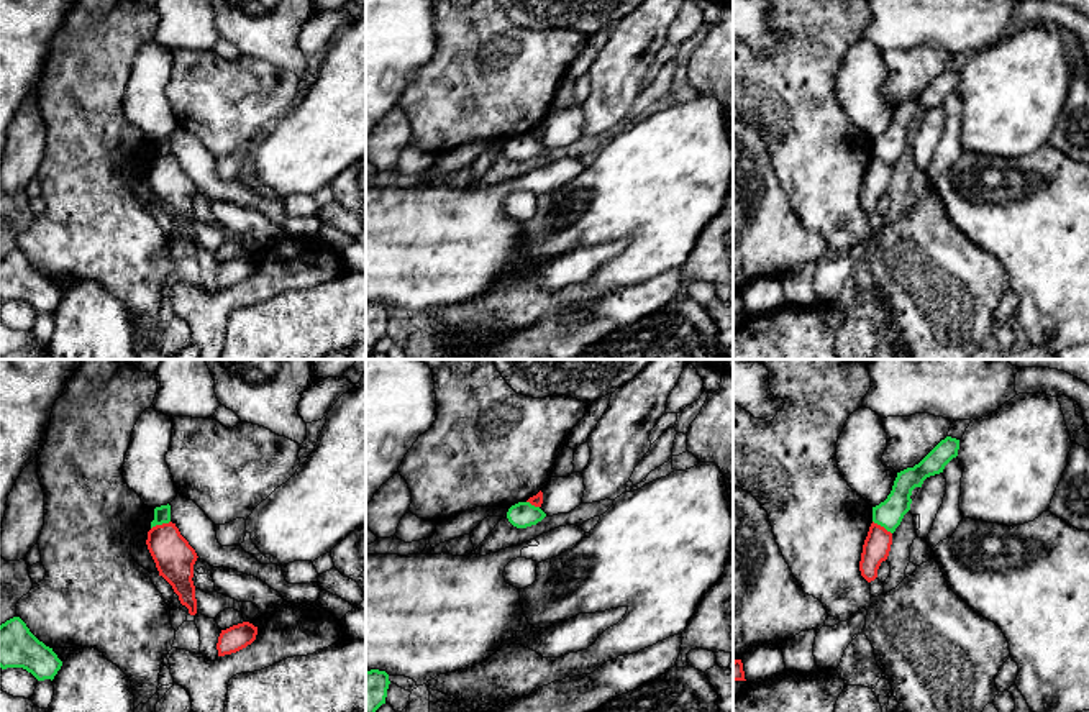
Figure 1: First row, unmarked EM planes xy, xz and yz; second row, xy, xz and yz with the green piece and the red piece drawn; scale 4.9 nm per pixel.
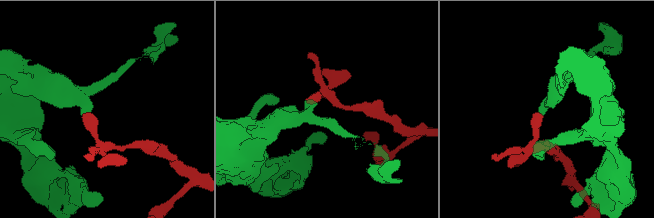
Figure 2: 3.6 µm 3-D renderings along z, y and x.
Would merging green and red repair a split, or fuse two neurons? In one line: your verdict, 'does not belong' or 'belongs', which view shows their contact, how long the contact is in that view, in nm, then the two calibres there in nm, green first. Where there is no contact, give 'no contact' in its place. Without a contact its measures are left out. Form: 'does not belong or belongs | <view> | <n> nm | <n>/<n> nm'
does not belong | xy | 100 nm | 80/200 nm

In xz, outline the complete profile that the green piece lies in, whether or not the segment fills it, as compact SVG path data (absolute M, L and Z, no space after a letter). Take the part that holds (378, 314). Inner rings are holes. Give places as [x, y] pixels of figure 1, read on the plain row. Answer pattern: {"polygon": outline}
{"polygon": "M366 304L366 359L371 358L376 343L385 336L389 317L390 313L385 304Z"}

